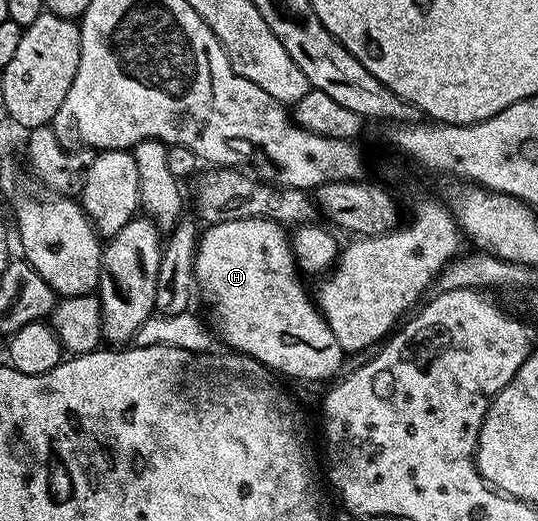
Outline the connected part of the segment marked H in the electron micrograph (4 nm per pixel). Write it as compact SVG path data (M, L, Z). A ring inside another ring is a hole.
M267 217L222 221L216 225L208 224L206 228L199 234L199 246L195 252L195 283L198 292L203 292L204 299L211 304L210 324L218 340L228 350L261 362L275 375L284 373L299 381L334 378L334 373L343 365L345 354L329 323L320 313L318 304L312 298L311 301L307 298L299 282L301 273L295 263L288 230Z

